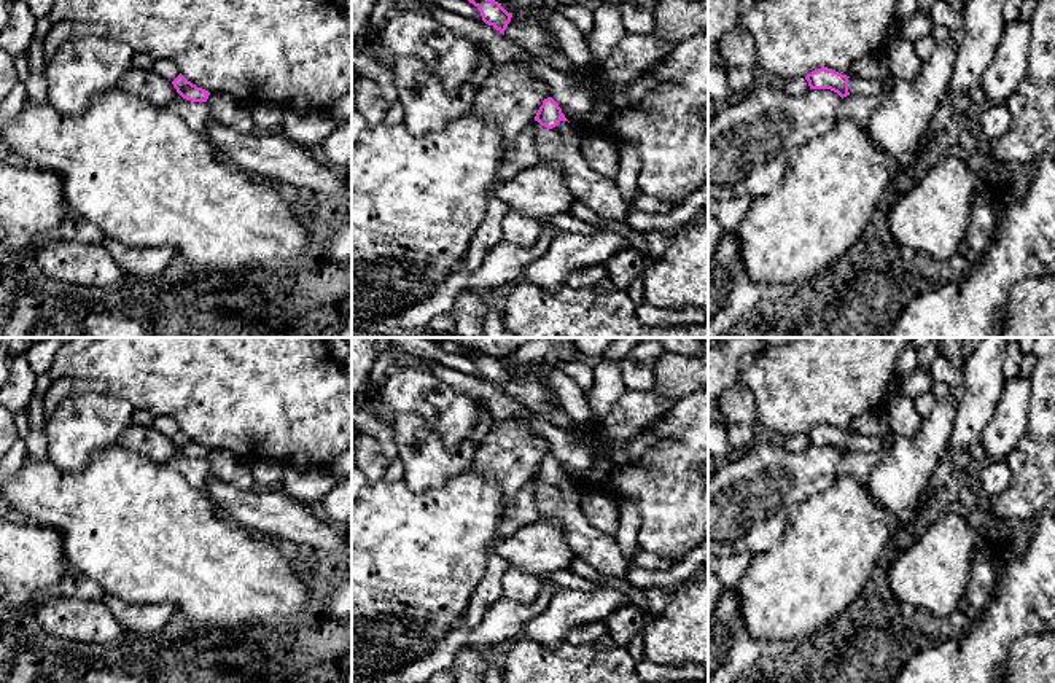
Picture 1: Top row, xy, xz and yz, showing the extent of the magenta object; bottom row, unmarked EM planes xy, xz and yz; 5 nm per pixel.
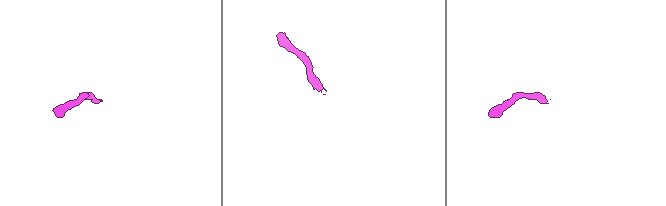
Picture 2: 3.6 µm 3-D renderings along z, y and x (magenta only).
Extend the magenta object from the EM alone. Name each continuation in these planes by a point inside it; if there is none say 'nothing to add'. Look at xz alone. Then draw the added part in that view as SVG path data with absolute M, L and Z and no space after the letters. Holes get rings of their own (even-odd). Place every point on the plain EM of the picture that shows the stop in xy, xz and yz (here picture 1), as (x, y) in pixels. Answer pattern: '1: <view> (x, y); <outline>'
1: xz (560, 502); M535 478L539 517L562 524L565 541L576 557L603 576L625 580L635 554L625 556L617 540L594 529L582 516L579 494L568 478L547 486Z

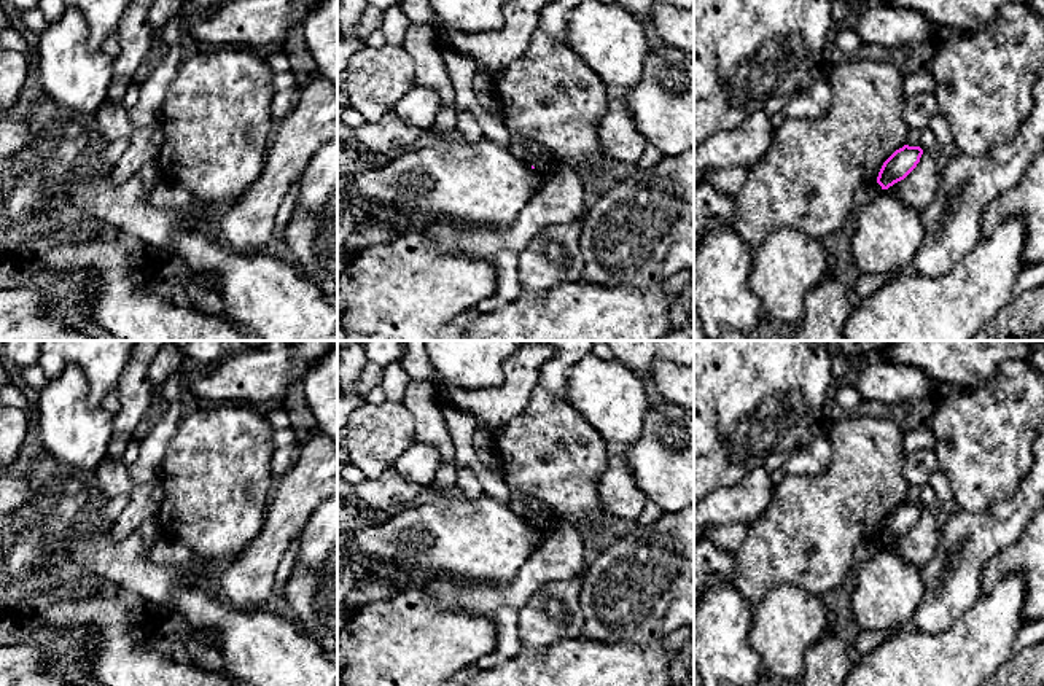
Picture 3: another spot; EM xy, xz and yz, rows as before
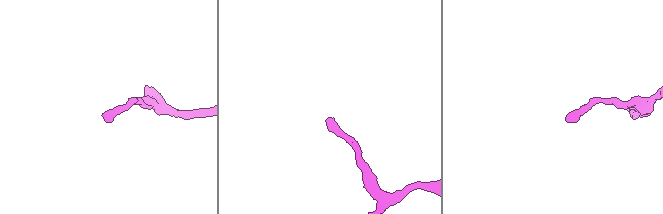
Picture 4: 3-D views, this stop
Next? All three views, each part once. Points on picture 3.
nothing to add

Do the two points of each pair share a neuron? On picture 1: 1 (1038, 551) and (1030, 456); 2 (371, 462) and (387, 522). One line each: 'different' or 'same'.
1: different
2: different

